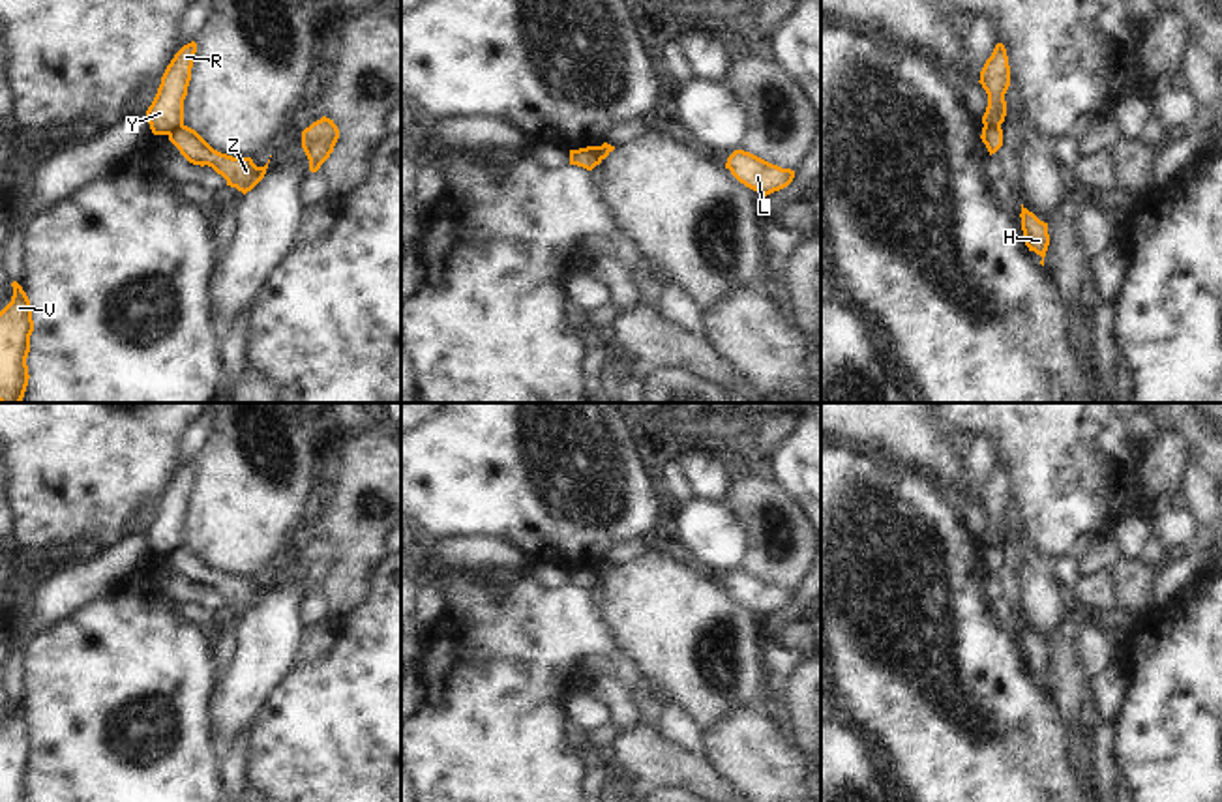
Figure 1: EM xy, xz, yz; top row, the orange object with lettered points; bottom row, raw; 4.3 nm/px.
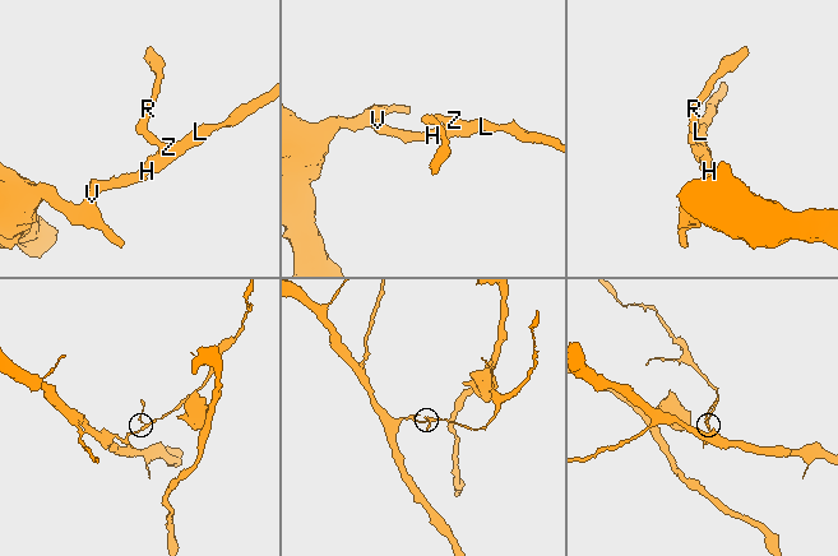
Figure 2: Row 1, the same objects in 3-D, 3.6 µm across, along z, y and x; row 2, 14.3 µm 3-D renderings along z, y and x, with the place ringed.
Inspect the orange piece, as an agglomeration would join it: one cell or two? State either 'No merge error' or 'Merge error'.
Merge error

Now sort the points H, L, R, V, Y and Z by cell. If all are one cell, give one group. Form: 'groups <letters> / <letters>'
groups H L V Z / R Y

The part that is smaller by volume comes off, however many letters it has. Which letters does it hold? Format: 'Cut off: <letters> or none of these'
Cut off: R, Y

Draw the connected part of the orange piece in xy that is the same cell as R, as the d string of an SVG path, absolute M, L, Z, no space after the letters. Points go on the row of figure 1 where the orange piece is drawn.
M197 43L184 45L167 66L157 94L146 111L154 135L171 135L184 124L184 99L191 81Z

